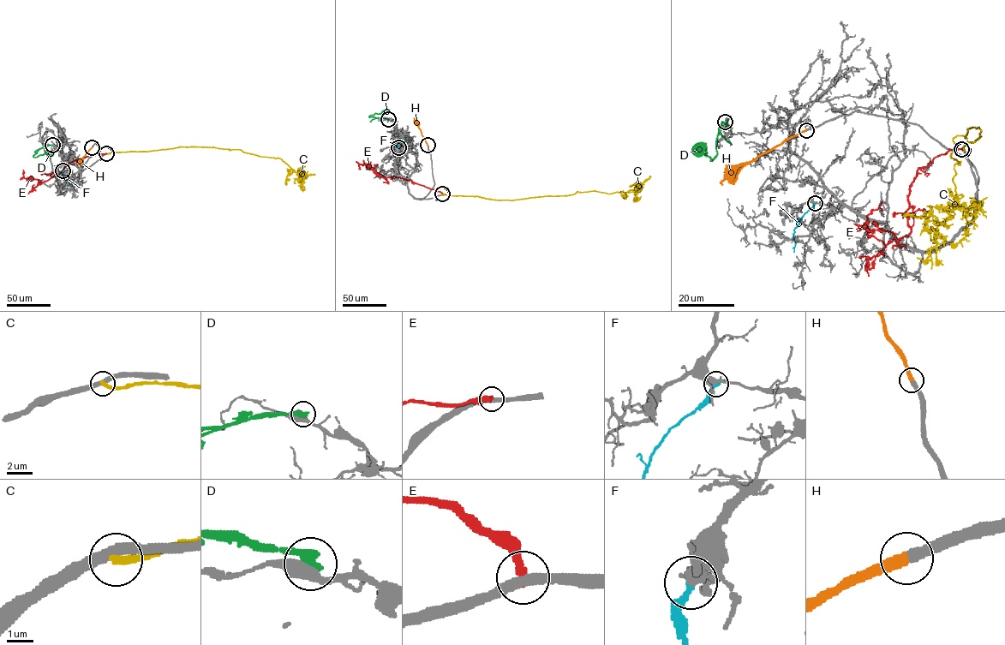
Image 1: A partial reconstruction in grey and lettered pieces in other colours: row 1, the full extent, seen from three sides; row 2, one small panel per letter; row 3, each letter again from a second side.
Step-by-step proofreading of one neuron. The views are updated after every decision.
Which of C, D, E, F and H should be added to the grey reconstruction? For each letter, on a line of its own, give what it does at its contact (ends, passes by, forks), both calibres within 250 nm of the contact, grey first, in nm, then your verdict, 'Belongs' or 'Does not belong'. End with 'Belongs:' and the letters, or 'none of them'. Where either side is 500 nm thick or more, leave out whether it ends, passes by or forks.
C: It ends there. Thickness 380 nm (grey) against 300 nm. Does not belong
D: It ends there. Thickness 480 nm (grey) against 420 nm. Does not belong
E: It ends there. Thickness 360 nm (grey) against 240 nm. Does not belong
F: It ends there. Thickness 400 nm (grey) against 260 nm. Does not belong
H: It ends there. Thickness 380 nm (grey) against 320 nm. Belongs
Belongs: H

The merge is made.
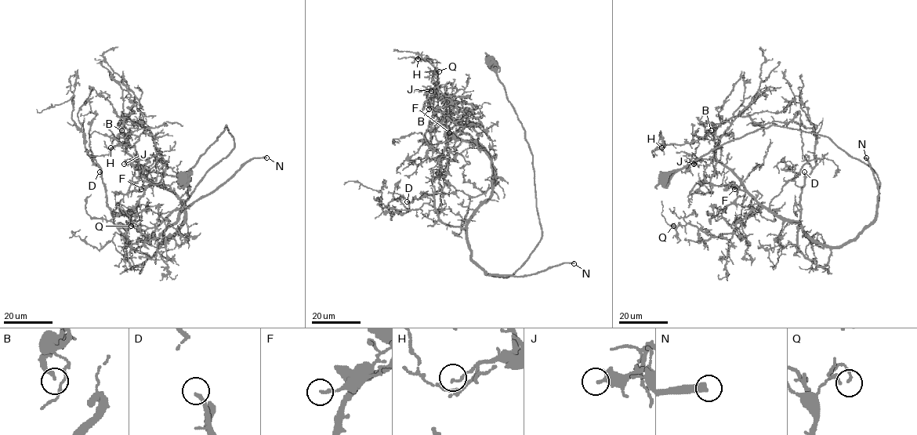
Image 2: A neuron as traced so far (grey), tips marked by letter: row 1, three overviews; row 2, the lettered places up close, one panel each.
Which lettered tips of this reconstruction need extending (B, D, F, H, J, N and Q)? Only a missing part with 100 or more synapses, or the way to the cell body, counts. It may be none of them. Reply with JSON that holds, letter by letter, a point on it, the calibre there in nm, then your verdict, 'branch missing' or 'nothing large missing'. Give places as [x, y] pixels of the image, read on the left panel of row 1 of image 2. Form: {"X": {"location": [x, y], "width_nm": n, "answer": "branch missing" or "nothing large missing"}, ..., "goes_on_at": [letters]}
{"B": {"location": [121, 130], "width_nm": 130, "answer": "nothing large missing"}, "D": {"location": [99, 172], "width_nm": 200, "answer": "branch missing"}, "F": {"location": [141, 189], "width_nm": 170, "answer": "nothing large missing"}, "H": {"location": [110, 147], "width_nm": 150, "answer": "nothing large missing"}, "J": {"location": [124, 164], "width_nm": 280, "answer": "nothing large missing"}, "N": {"location": [266, 157], "width_nm": 400, "answer": "branch missing"}, "Q": {"location": [131, 226], "width_nm": 140, "answer": "nothing large missing"}, "goes_on_at": ["D", "N"]}

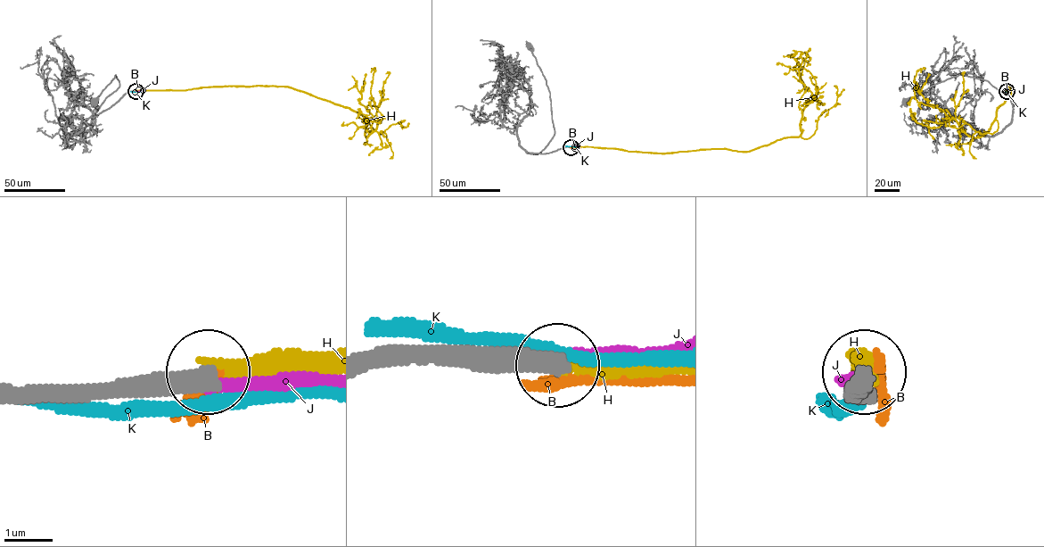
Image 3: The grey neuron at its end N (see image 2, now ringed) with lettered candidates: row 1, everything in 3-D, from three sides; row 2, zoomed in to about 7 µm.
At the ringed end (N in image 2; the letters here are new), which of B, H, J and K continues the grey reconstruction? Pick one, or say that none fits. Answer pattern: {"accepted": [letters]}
{"accepted": ["H"]}

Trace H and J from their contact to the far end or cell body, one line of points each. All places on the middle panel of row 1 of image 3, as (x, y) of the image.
H: (571, 147), (659, 153), (749, 151), (798, 137), (802, 110), (812, 96), (801, 78), (807, 54), (806, 66)
J: (571, 147), (581, 146)

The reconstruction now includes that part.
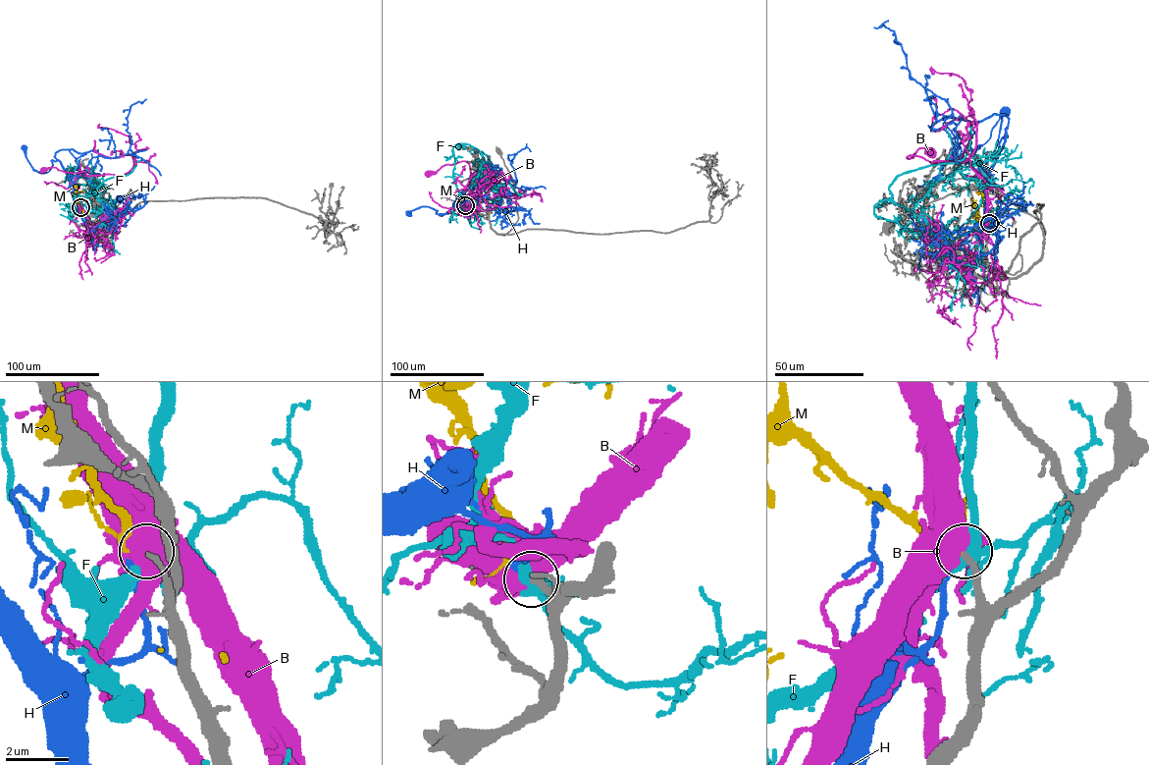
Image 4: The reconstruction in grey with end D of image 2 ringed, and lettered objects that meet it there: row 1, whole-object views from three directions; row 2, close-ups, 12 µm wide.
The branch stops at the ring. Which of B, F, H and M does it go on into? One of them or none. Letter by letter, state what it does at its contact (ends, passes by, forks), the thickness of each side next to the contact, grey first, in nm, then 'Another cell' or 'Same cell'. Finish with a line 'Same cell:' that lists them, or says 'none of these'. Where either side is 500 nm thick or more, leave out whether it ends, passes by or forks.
B: Thickness 240 nm (grey) against 800 nm. Another cell
F: It forks there. Thickness 320 nm (grey) against 190 nm. Another cell
H: It ends there. Thickness 200 nm (grey) against 200 nm. Another cell
M: It passes by. Thickness 220 nm (grey) against 140 nm. Same cell
Same cell: M

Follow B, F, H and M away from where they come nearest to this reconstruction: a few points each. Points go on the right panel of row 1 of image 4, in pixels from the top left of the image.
B: (989, 223), (986, 183), (968, 160), (954, 158), (939, 164), (920, 156), (907, 158), (920, 148), (932, 152)
F: (989, 224), (933, 245), (873, 207), (912, 209), (962, 167), (996, 186), (1030, 178), (1029, 193)
H: (989, 223), (984, 230), (985, 189), (989, 170), (1008, 136), (1001, 139), (999, 152), (992, 159), (1004, 111)
M: (989, 223), (978, 212), (982, 195), (977, 181)

